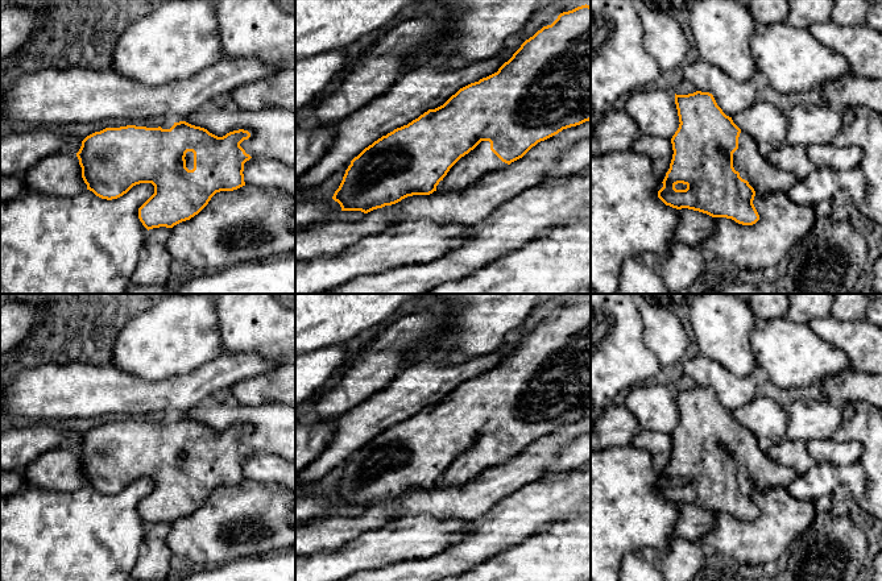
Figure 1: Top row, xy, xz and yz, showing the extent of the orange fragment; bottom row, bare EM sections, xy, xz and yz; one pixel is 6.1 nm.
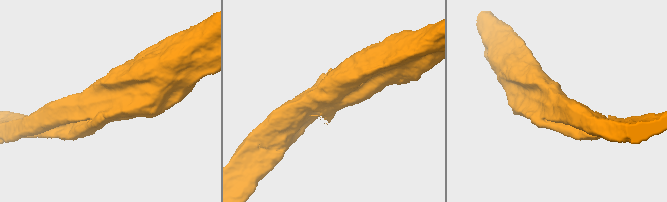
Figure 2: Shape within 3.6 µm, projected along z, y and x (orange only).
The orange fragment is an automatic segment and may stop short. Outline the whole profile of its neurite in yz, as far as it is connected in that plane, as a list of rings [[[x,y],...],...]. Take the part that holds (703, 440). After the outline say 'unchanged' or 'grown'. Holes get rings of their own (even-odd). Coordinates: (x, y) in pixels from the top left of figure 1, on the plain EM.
[[[701,386],[688,390],[675,389],[675,399],[680,419],[671,433],[674,449],[662,477],[663,482],[658,486],[658,493],[666,501],[753,520],[759,515],[753,499],[757,487],[787,489],[798,477],[794,469],[773,461],[767,452],[759,448],[754,435],[722,407],[712,389]]] | grown

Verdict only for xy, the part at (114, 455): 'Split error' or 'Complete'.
Split error

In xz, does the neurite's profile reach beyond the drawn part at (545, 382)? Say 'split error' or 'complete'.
split error

